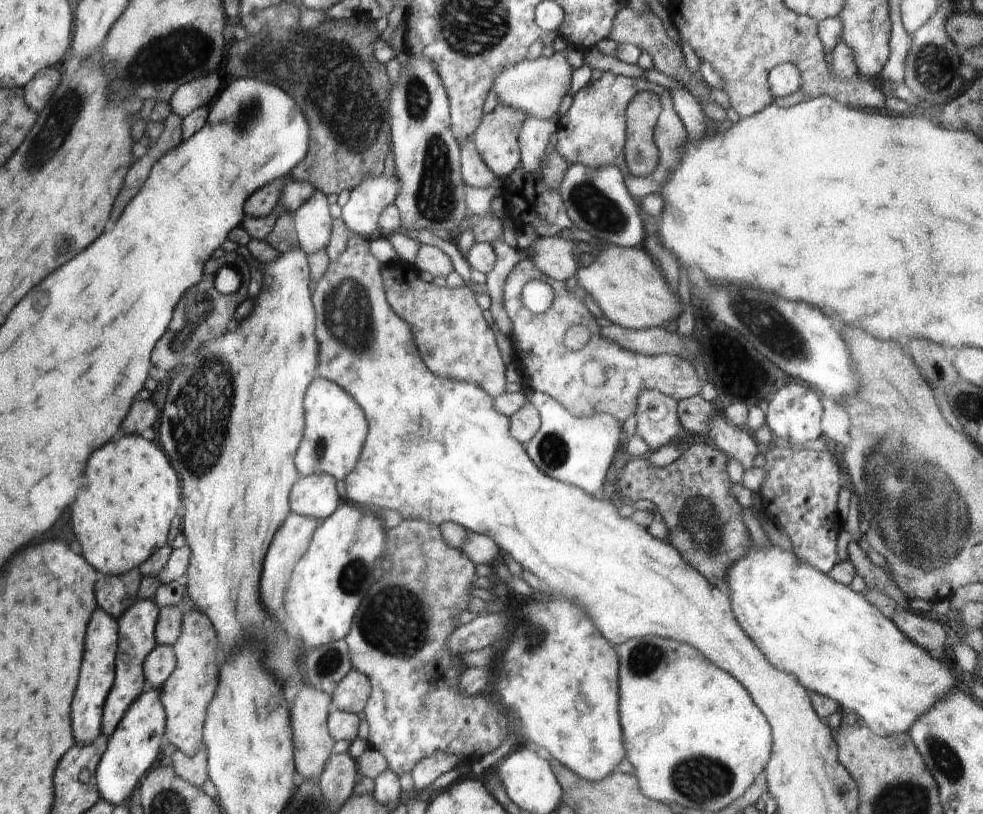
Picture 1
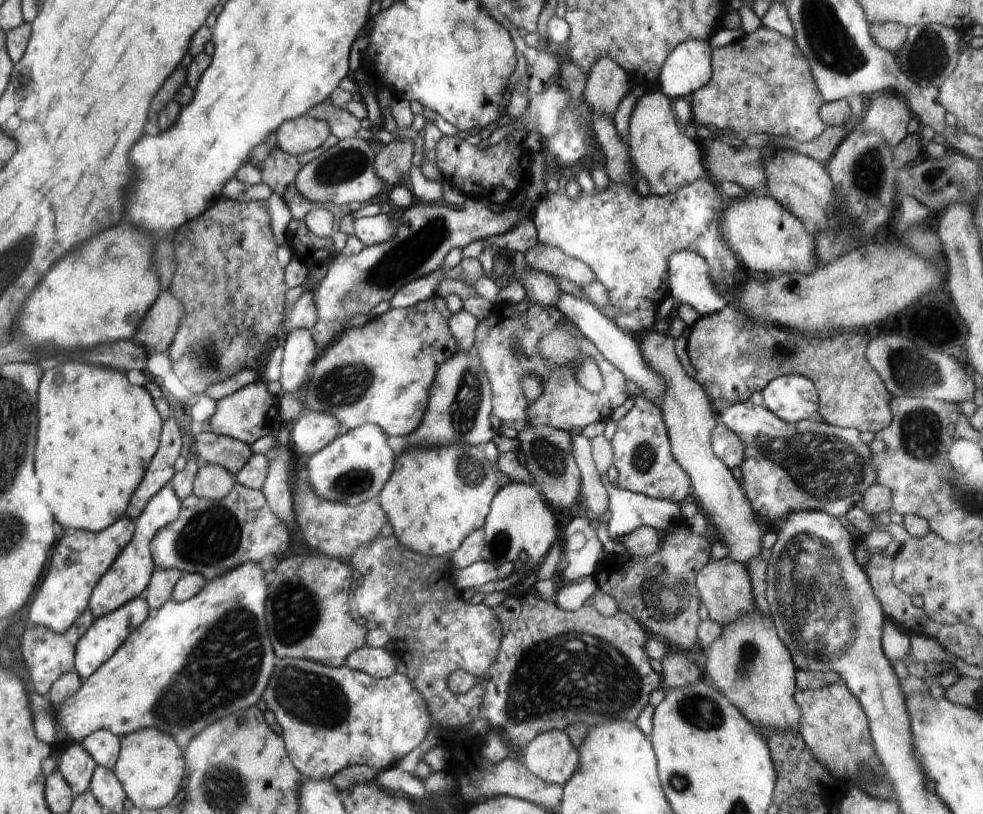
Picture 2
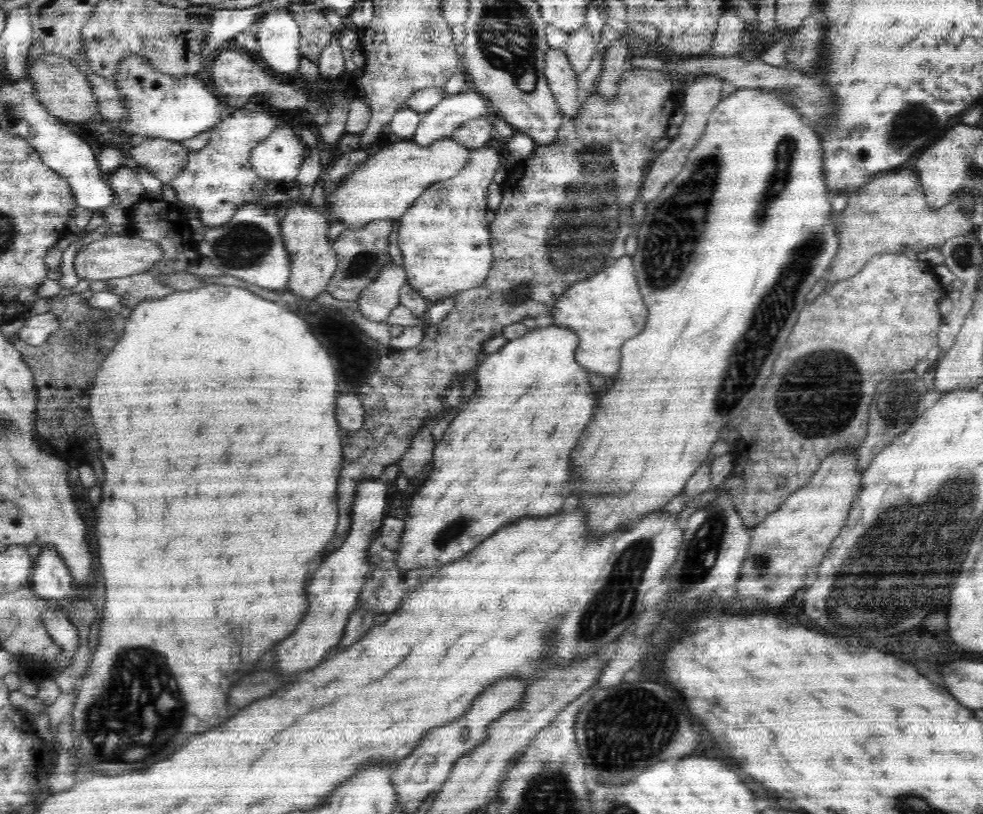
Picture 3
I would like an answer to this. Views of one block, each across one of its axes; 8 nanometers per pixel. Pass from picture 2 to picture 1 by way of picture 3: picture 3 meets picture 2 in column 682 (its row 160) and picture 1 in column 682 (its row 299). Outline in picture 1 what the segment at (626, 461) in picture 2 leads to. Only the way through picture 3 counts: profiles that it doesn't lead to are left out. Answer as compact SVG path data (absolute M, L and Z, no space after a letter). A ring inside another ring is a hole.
M644 388L644 390L638 394L638 400L636 400L636 402L638 402L638 404L635 412L637 420L635 434L641 436L642 440L648 444L650 453L655 452L660 454L662 448L665 446L681 443L687 445L687 443L692 443L694 439L700 439L690 436L686 430L684 430L684 426L680 424L680 418L678 418L677 401L671 396L666 396L656 389L646 390L646 388Z

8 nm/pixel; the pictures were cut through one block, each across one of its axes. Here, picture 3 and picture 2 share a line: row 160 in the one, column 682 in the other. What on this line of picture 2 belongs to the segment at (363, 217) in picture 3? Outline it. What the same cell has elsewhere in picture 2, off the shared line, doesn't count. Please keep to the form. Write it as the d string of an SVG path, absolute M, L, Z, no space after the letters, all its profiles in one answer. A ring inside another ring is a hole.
M657 331L648 332L639 343L639 353L643 361L655 373L661 375L664 381L665 391L658 406L661 408L676 462L689 474L697 503L706 510L710 519L714 520L720 532L720 539L729 546L728 558L742 563L747 568L746 562L762 550L761 538L765 533L756 522L756 515L742 492L740 482L734 478L725 462L714 454L711 437L718 423L710 406L711 398L682 367L674 351L674 340L672 335Z

